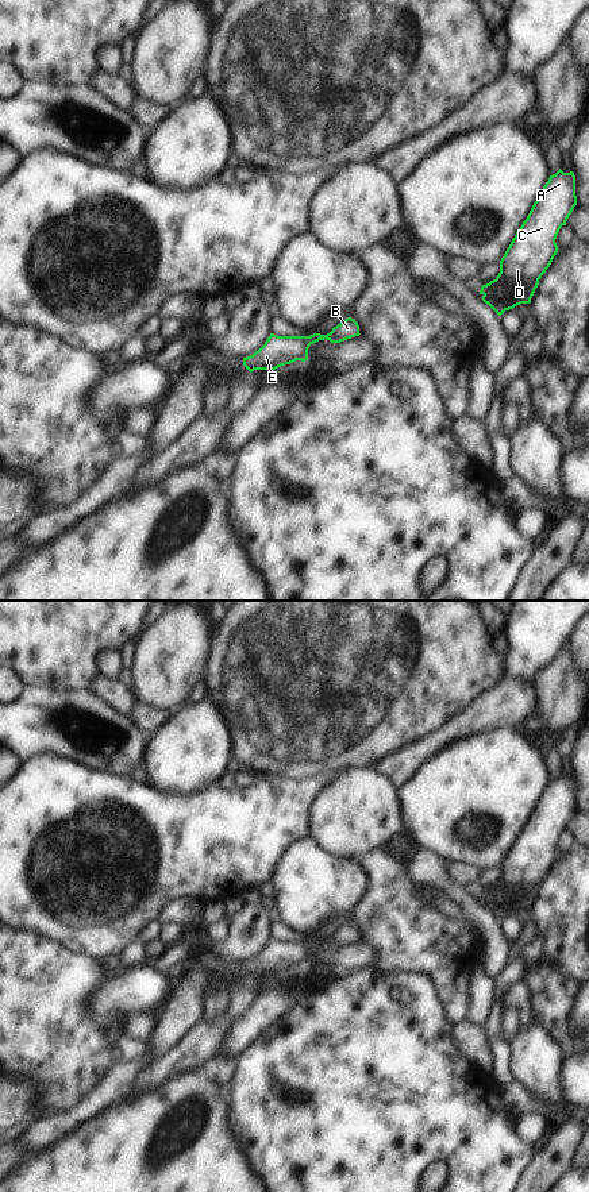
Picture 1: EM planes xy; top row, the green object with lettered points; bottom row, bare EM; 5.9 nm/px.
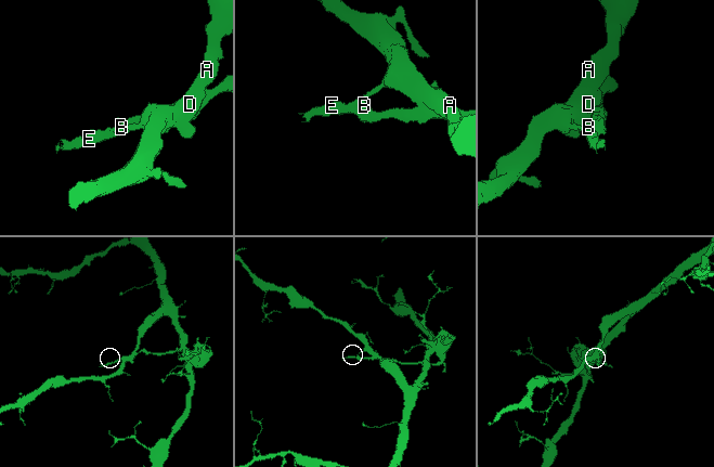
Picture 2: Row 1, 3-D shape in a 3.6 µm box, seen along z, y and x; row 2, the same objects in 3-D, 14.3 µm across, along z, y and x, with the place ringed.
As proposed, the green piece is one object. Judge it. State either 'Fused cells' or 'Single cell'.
Fused cells

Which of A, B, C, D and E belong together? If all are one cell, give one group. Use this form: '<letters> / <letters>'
A C D / B E

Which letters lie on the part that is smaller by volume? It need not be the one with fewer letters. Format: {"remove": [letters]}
{"remove": ["B", "E"]}

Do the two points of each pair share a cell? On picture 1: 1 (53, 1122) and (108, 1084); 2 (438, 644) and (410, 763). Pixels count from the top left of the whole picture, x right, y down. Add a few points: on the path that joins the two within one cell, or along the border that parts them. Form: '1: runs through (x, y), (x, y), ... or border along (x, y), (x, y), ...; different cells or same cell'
1: runs through (66, 1121), (83, 1111), (96, 1098); same cell
2: border along (442, 724), (387, 756); different cells

